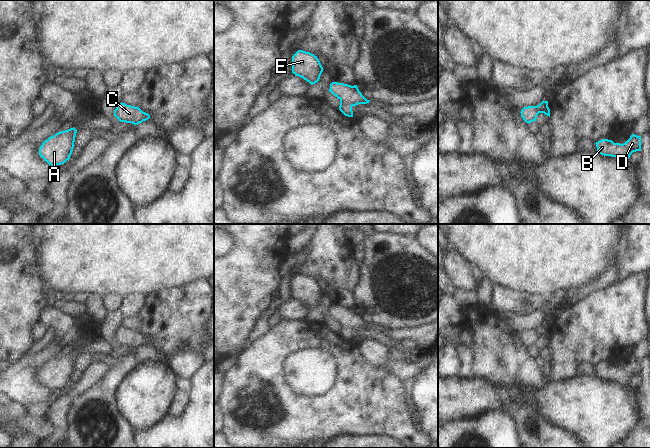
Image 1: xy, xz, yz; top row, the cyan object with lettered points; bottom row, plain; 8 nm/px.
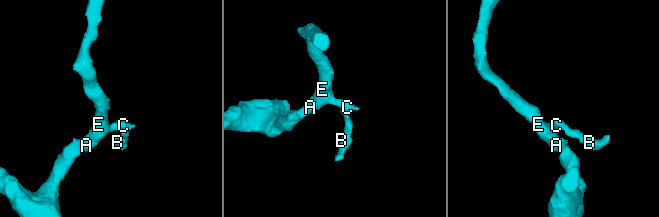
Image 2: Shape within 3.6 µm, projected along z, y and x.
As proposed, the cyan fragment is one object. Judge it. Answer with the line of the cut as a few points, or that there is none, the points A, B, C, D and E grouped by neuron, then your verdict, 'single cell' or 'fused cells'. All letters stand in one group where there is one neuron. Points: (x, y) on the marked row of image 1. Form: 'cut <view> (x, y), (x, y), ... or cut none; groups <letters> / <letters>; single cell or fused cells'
cut none; groups A B C D E; single cell

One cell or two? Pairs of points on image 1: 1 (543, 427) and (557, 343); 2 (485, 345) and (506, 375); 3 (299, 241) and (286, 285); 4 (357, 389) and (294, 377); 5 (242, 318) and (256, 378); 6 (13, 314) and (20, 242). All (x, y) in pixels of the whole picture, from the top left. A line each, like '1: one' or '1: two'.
1: two
2: one
3: two
4: two
5: two
6: one

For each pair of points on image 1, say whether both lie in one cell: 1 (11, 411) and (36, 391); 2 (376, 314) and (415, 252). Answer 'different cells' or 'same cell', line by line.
1: different cells
2: same cell

